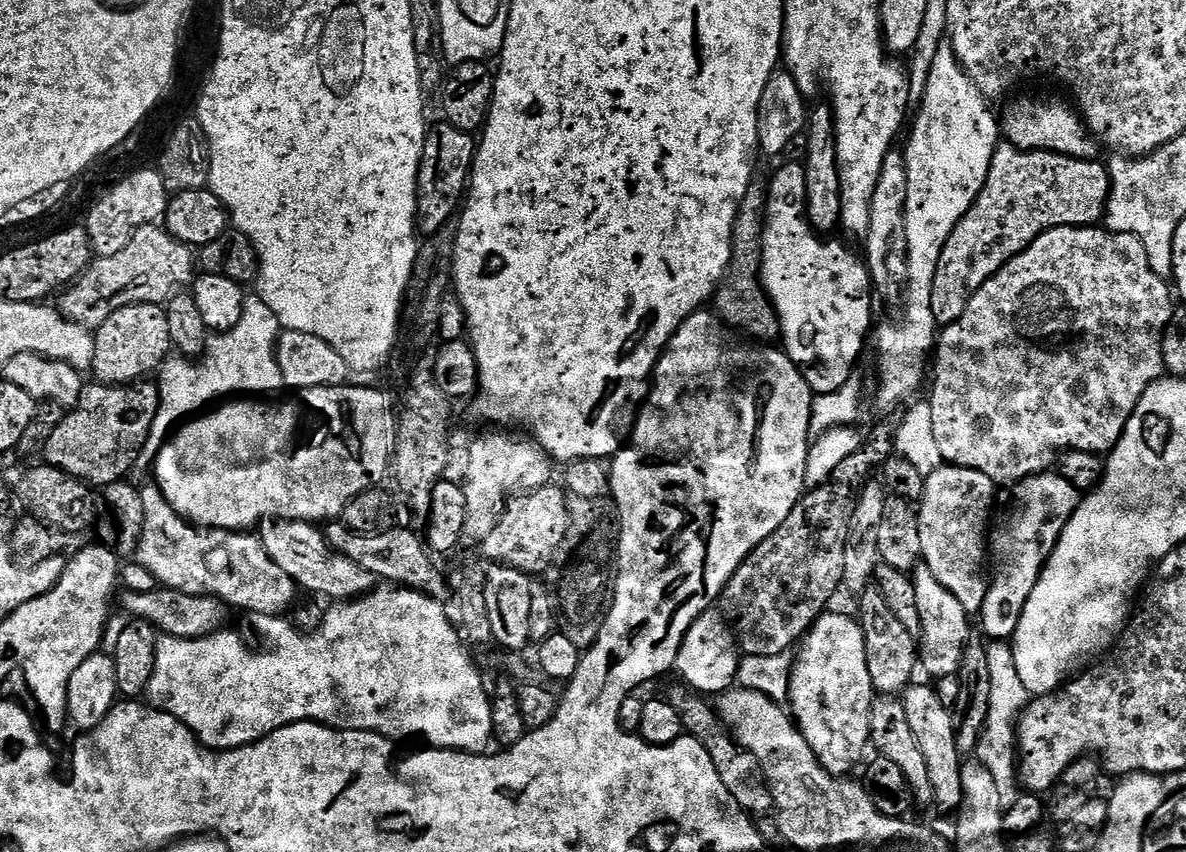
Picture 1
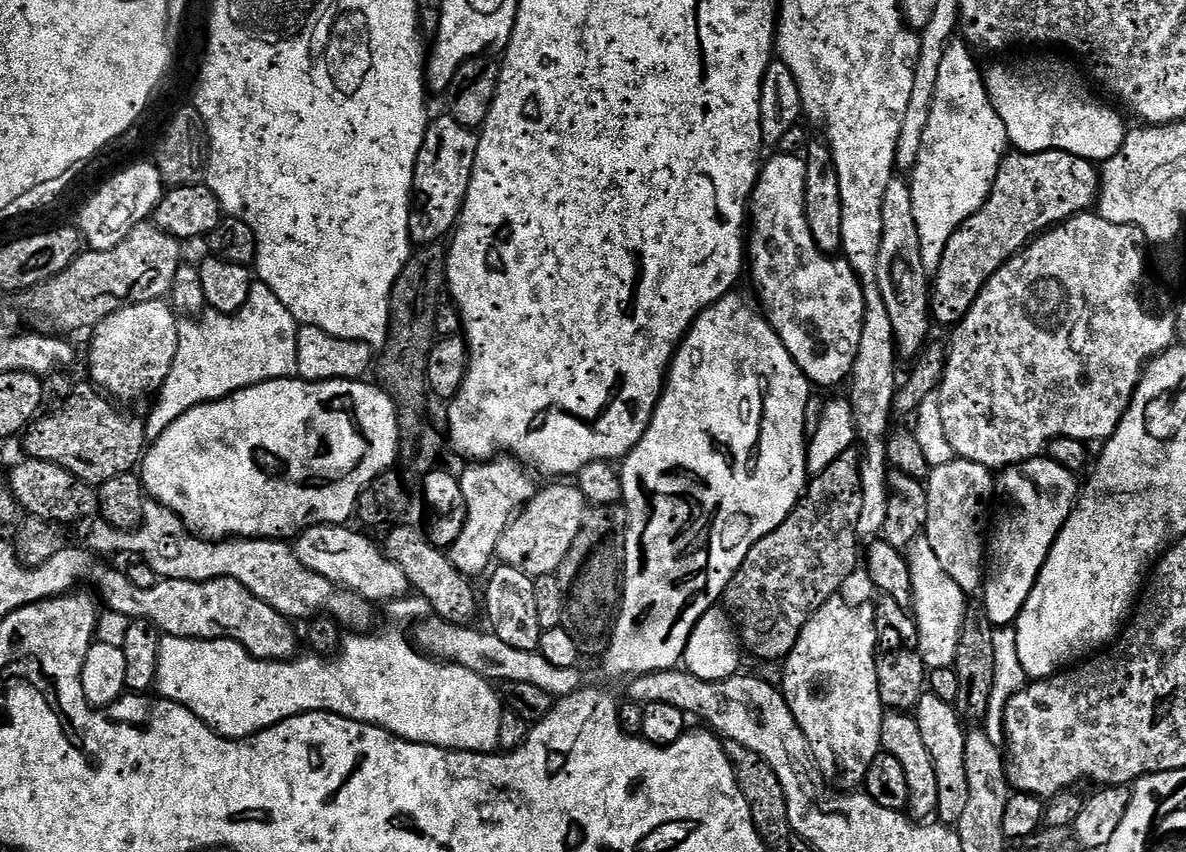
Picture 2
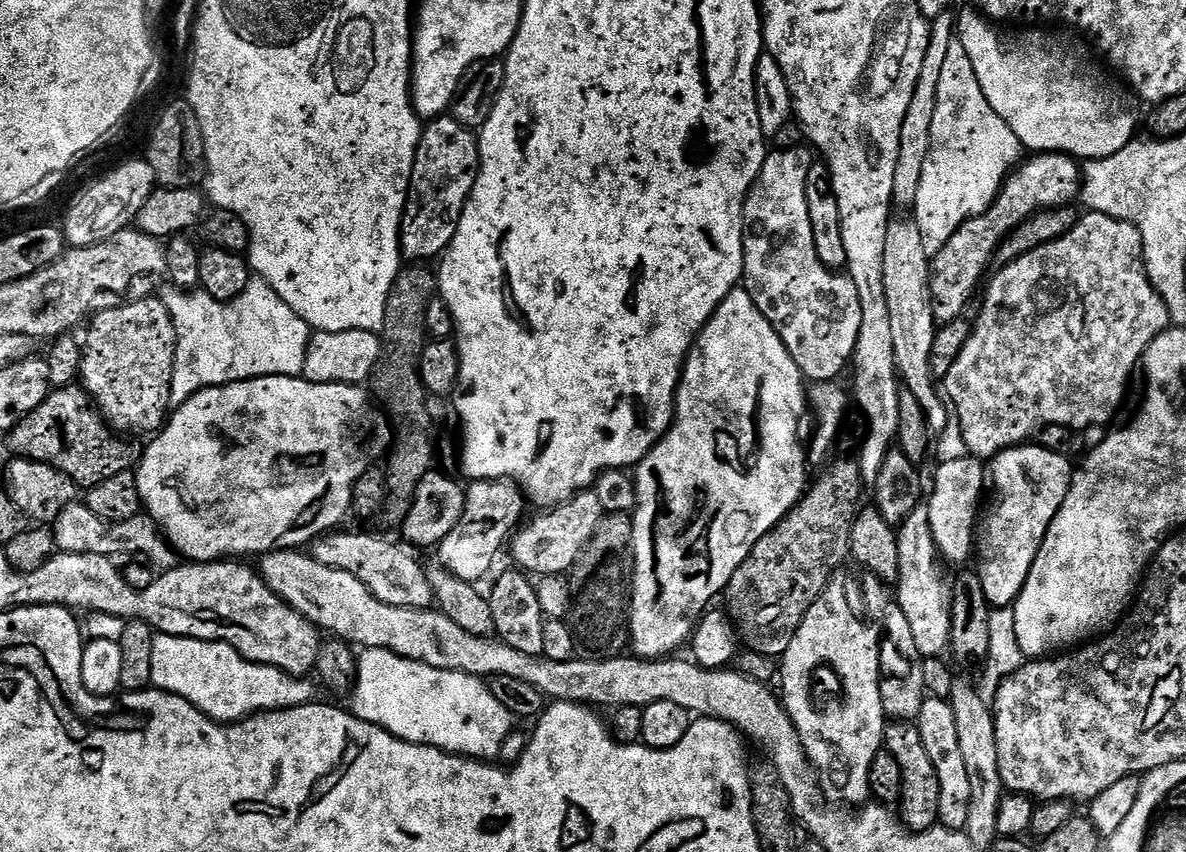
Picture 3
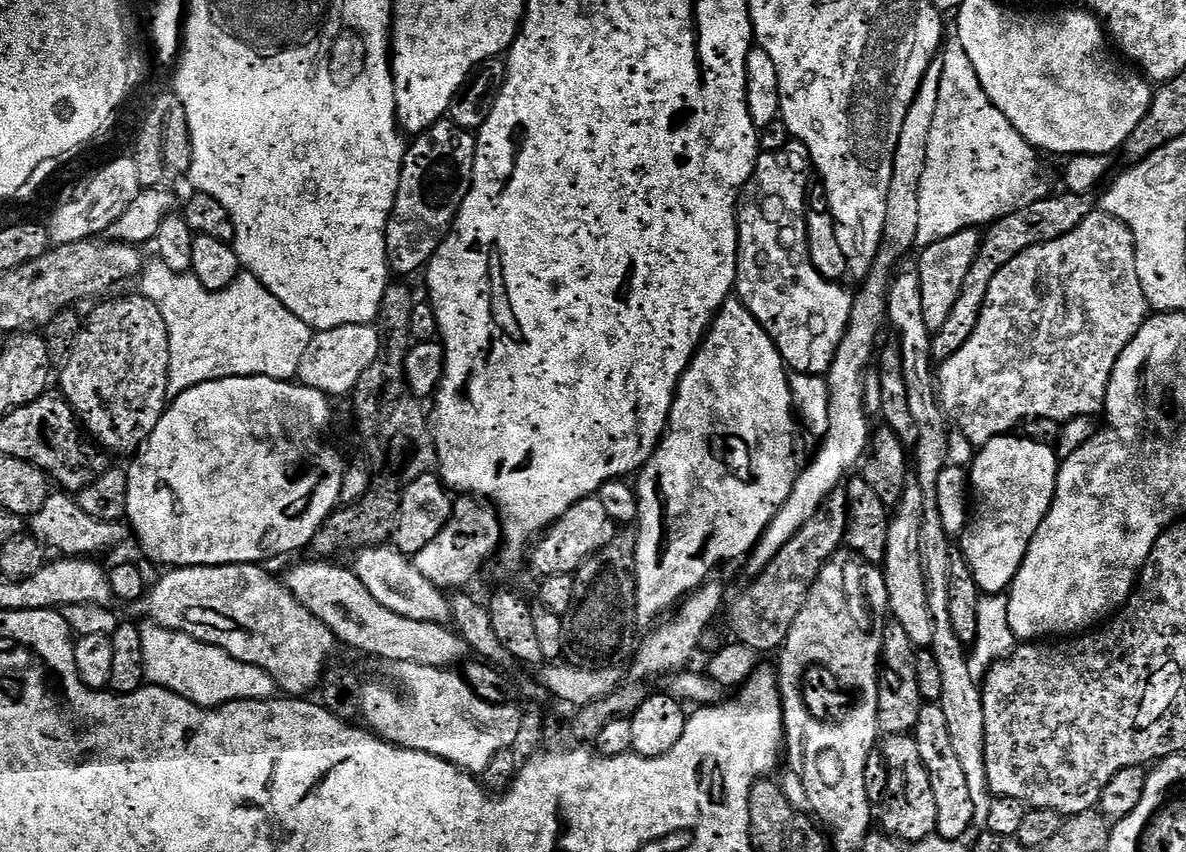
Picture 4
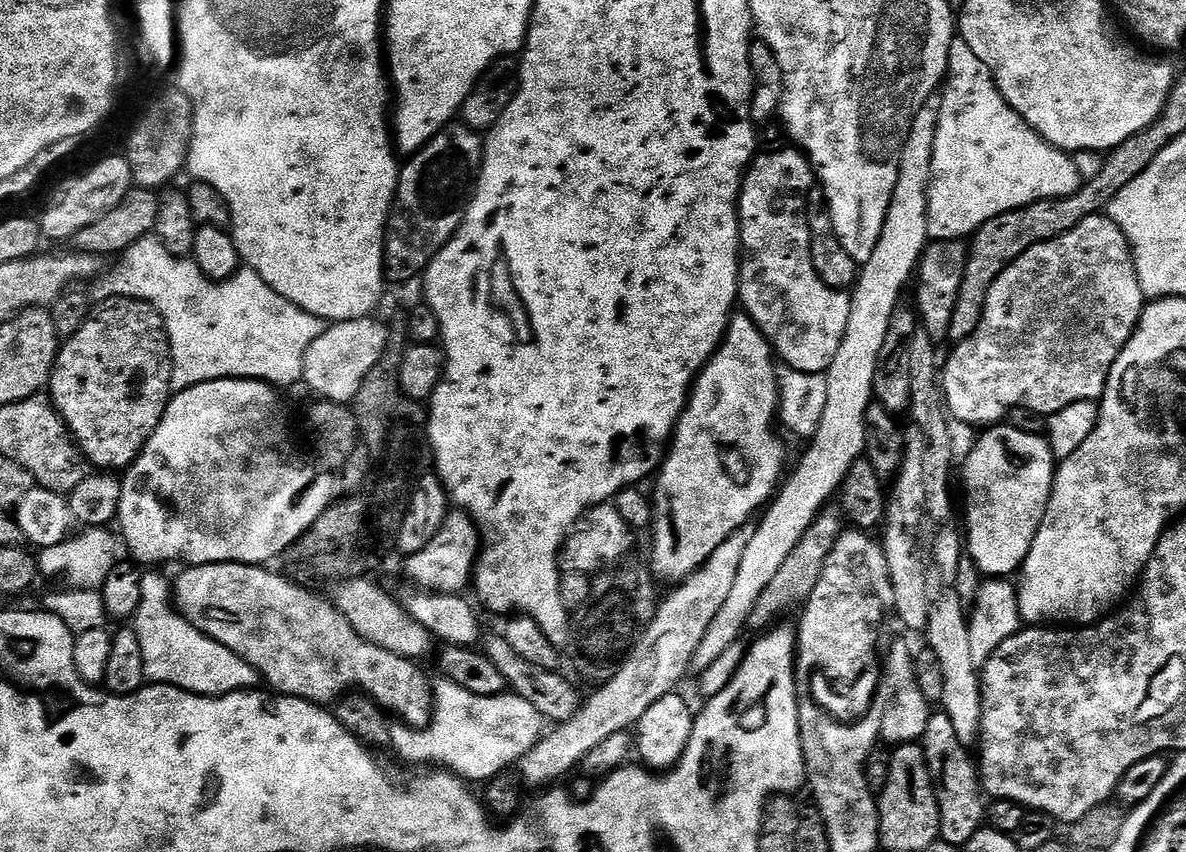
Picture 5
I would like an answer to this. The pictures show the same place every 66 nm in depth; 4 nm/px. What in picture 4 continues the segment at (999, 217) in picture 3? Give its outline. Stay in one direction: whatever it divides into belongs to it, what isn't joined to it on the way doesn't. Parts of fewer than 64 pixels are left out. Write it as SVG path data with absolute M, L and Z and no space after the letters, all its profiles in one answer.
M967 228L958 234L954 234L945 240L939 240L933 244L923 245L918 271L921 280L922 309L926 326L935 334L946 326L946 318L950 318L950 312L954 310L954 304L958 302L959 295L966 282L966 276L970 274L970 268L980 253L982 236L977 229Z

